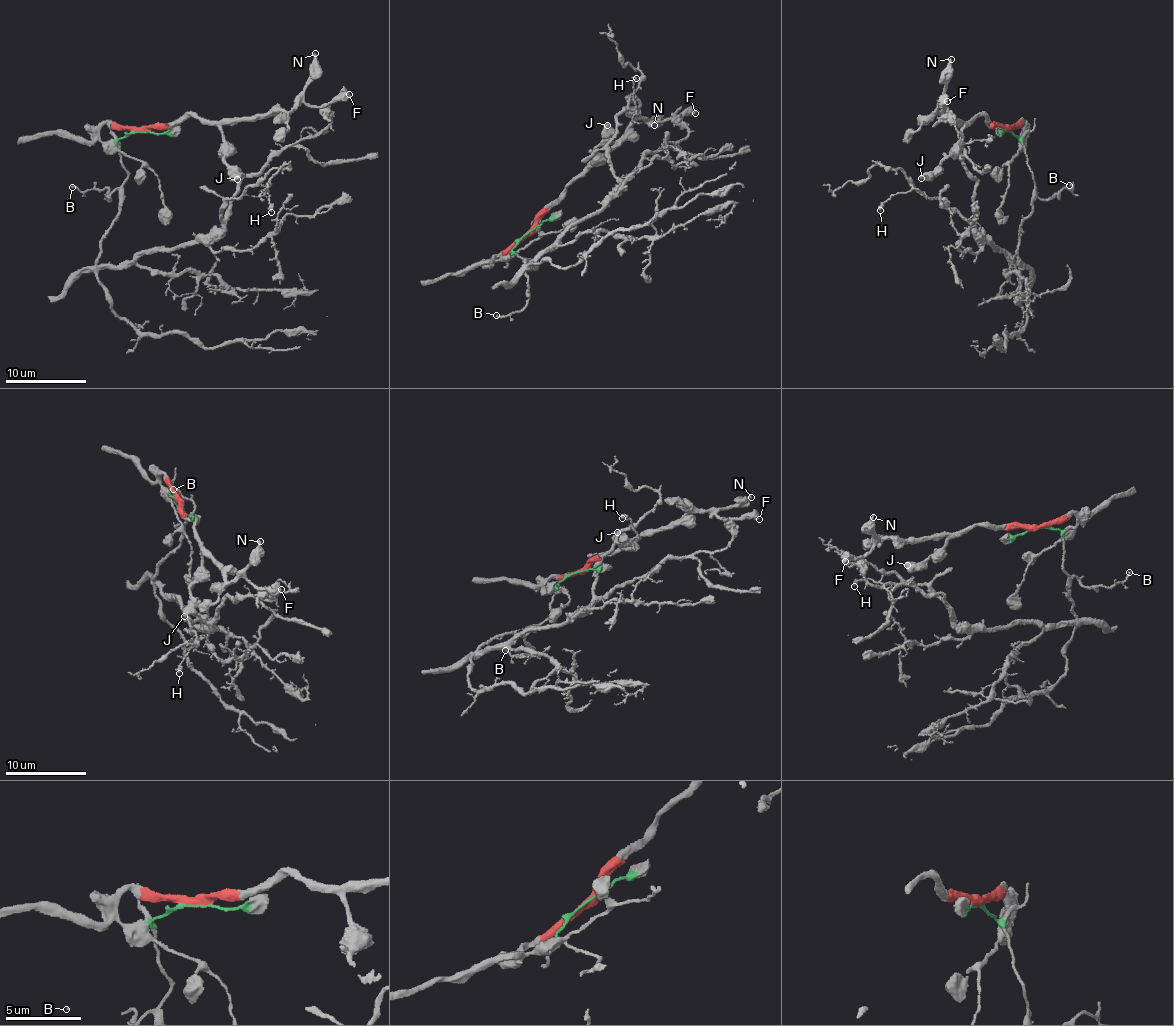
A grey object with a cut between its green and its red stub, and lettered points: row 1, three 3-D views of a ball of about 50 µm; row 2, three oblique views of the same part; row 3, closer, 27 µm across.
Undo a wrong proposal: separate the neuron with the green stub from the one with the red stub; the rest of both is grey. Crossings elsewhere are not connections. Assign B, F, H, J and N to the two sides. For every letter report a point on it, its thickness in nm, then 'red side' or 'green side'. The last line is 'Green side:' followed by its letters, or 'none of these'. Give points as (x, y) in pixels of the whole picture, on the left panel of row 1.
B: place (72, 187); calibre 170 nm; green side
F: place (349, 94); calibre 460 nm; red side
H: place (271, 212); calibre 280 nm; green side
J: place (237, 179); calibre 650 nm; red side
N: place (315, 53); calibre 280 nm; red side
Green side: B, H

